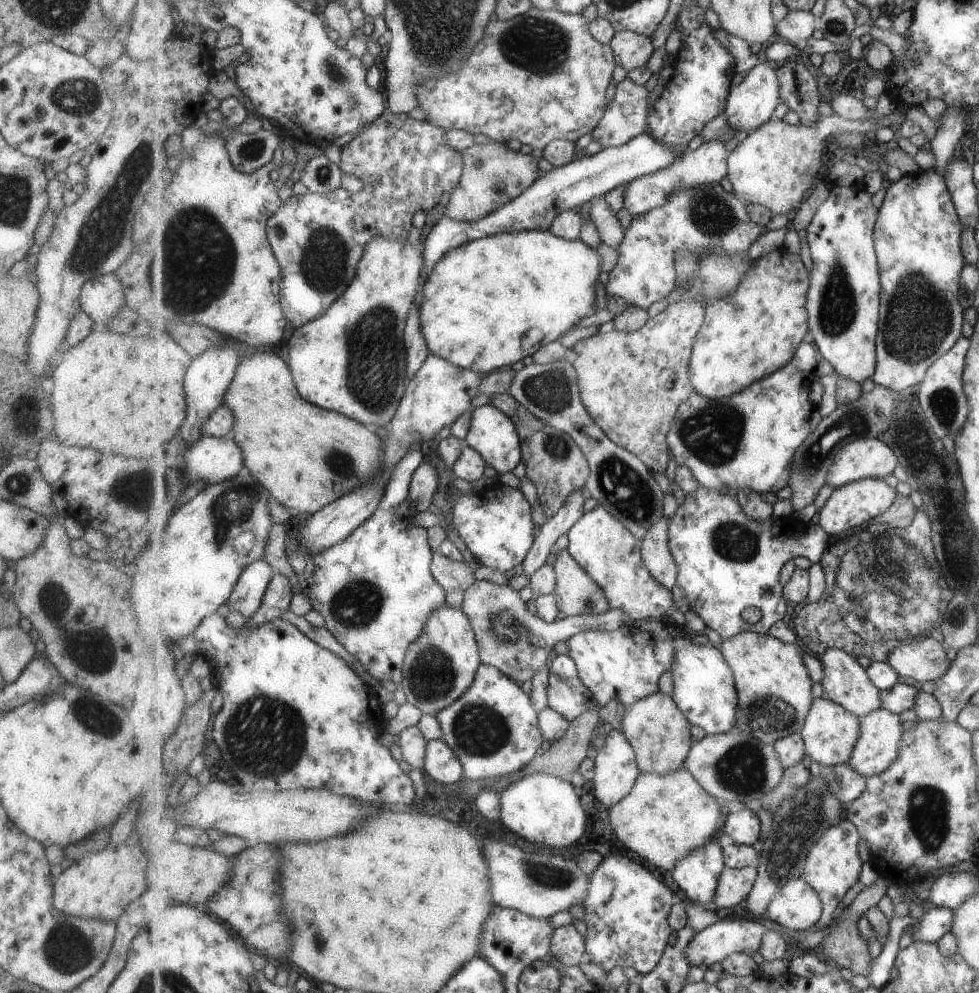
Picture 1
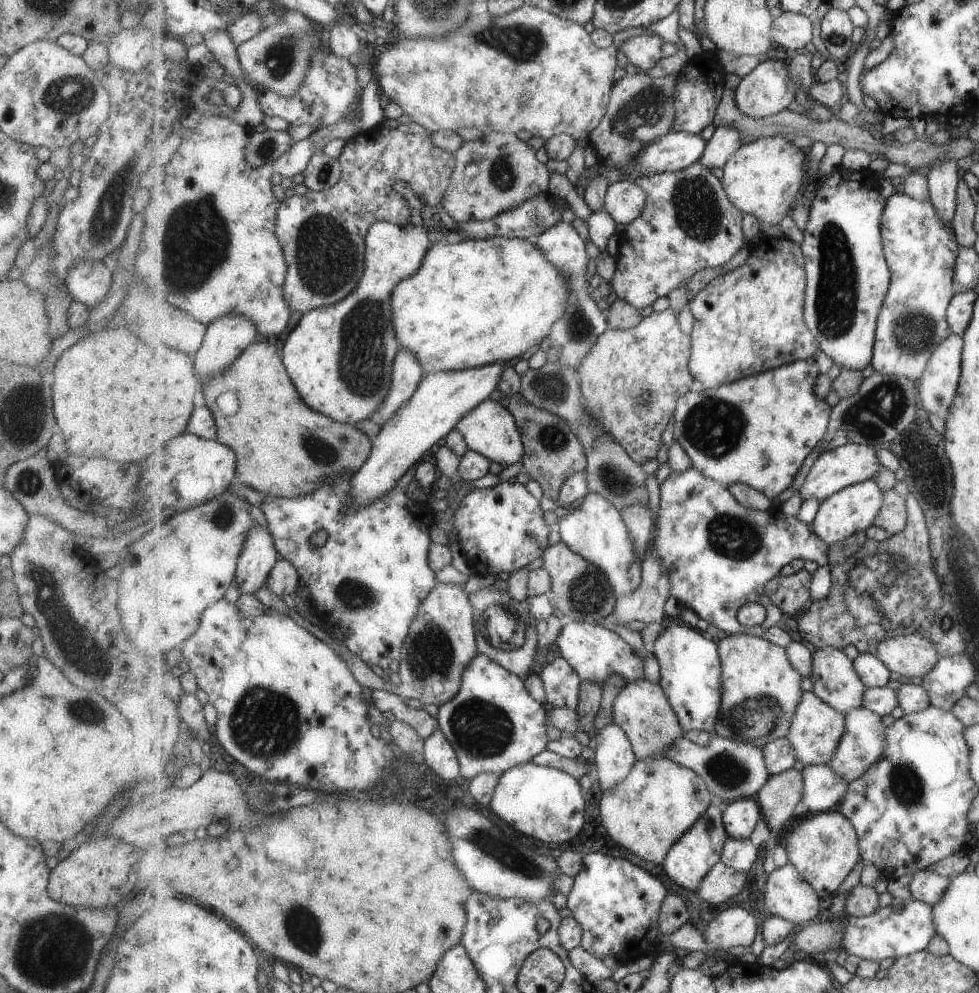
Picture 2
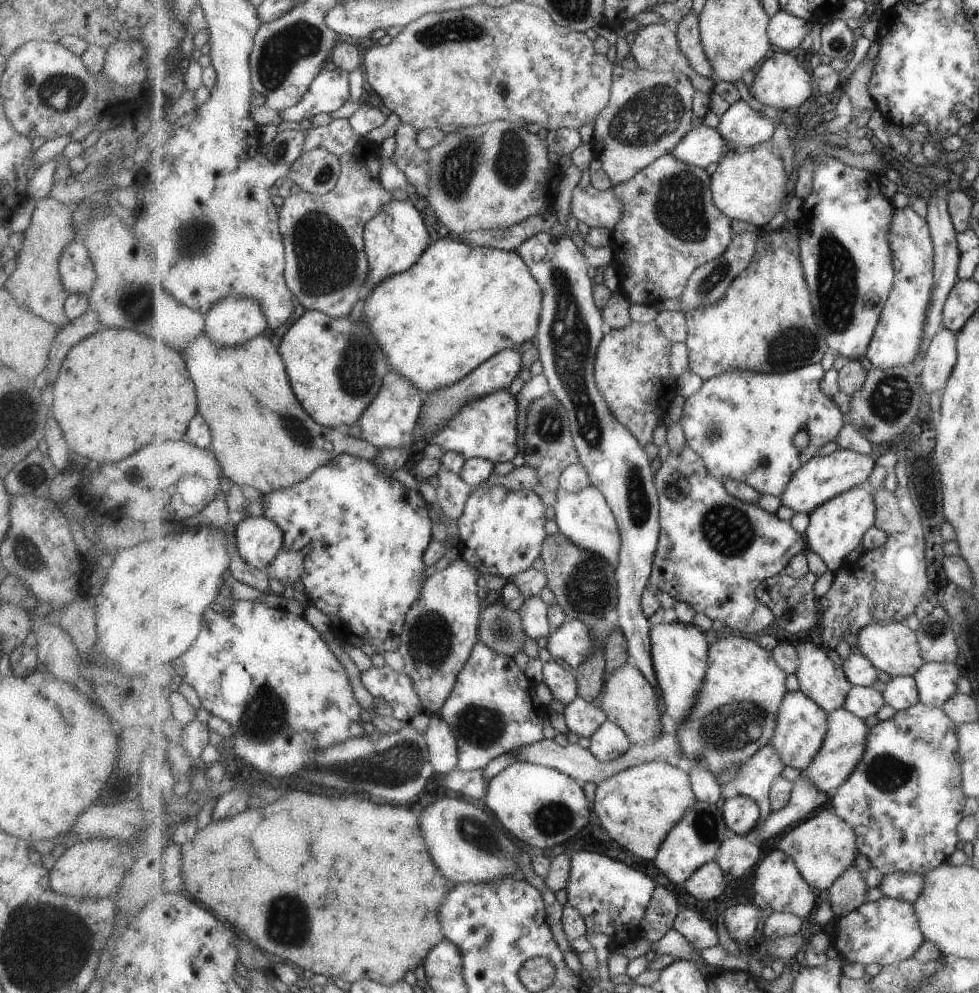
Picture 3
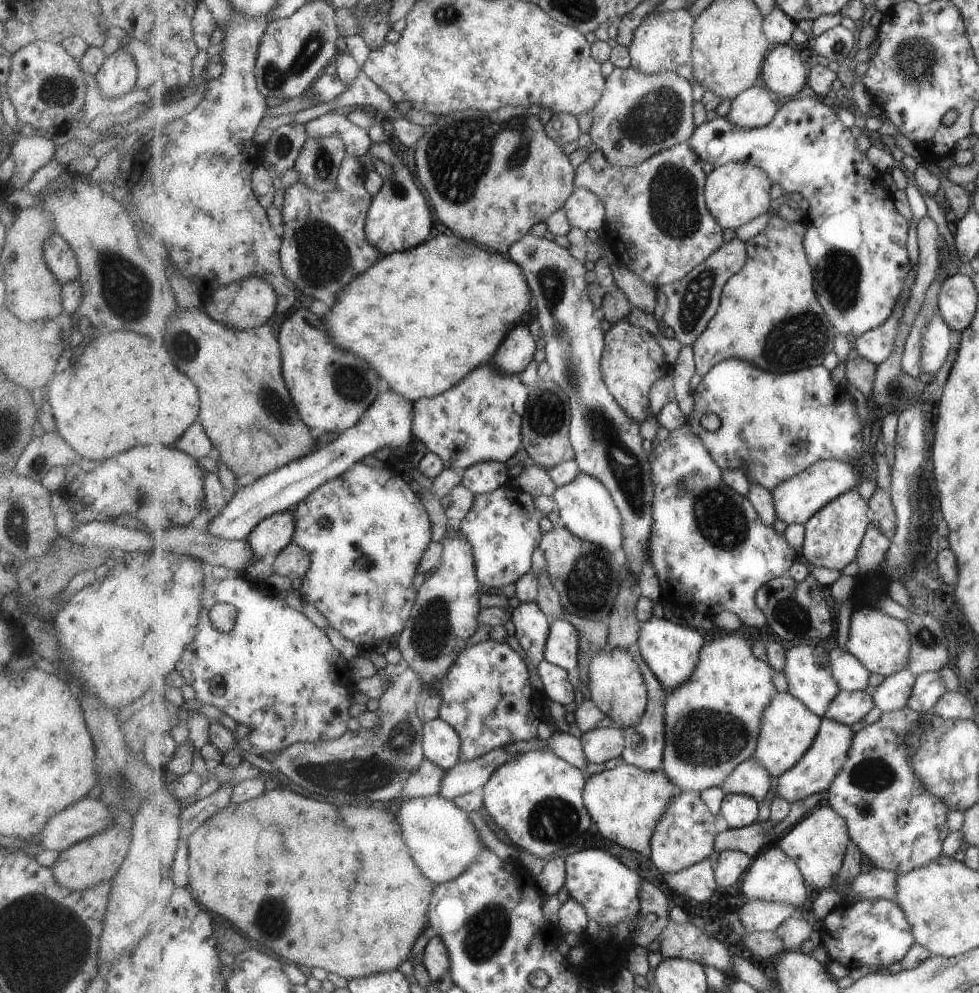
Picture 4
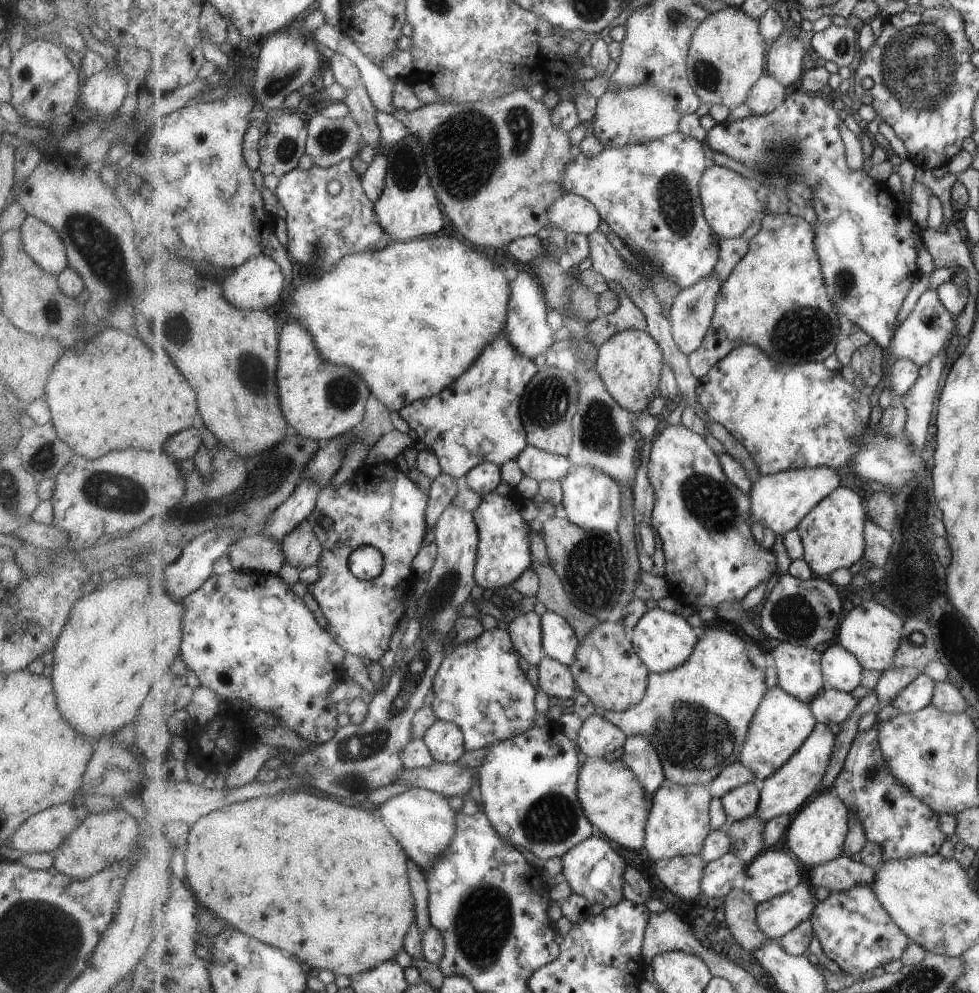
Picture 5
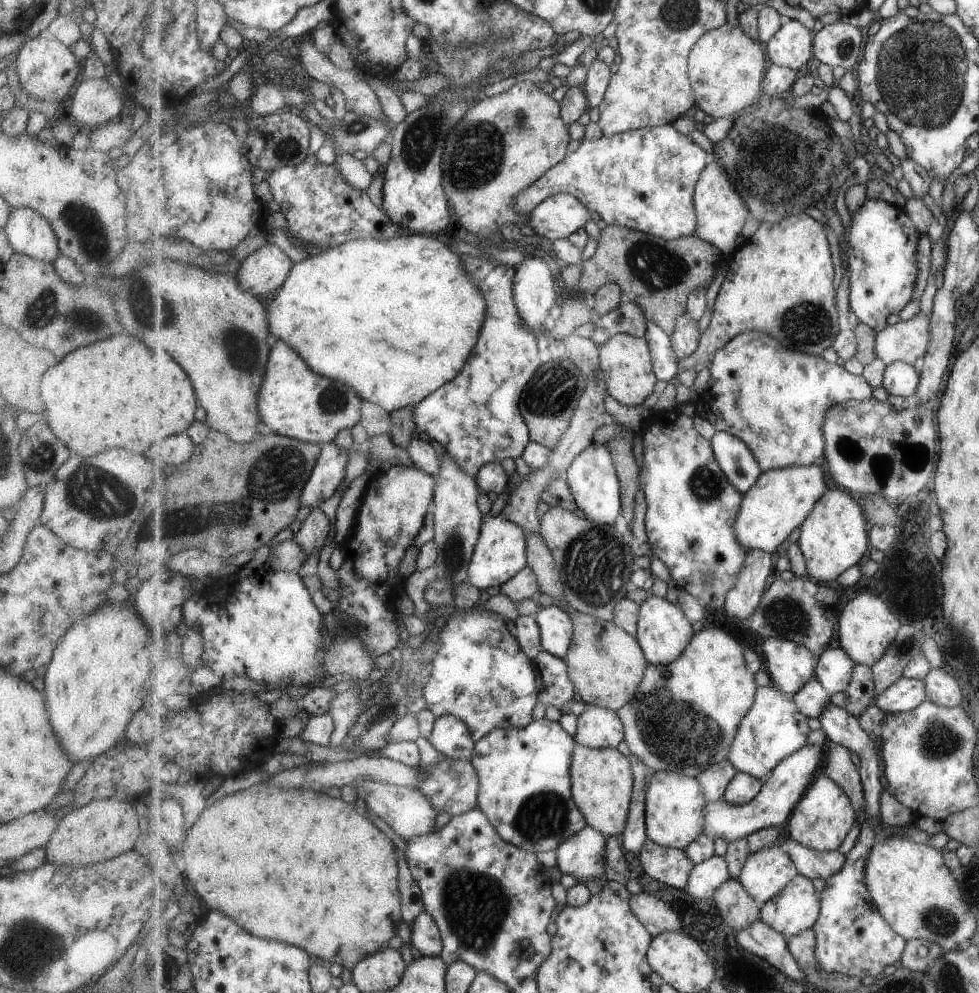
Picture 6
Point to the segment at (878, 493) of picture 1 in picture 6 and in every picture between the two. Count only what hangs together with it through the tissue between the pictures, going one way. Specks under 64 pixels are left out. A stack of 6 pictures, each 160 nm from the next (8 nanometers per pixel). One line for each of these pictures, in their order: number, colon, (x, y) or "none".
2: (854, 508)
3: (836, 528)
4: (834, 535)
5: (833, 533)
6: (835, 536)

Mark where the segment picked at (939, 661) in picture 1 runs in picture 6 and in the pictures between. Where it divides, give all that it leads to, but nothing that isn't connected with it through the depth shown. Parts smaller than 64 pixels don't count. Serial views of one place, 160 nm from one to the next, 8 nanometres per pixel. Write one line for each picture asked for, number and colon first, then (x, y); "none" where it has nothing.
2: (912, 655)
3: (894, 648)
4: (884, 644)
5: (870, 631)
6: (866, 627)

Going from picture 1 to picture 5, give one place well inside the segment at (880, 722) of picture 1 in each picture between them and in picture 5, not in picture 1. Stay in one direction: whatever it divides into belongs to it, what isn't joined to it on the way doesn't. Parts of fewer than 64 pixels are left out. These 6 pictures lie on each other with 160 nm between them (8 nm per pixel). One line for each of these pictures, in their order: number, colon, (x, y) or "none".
2: (864, 744)
3: (847, 742)
4: (815, 772)
5: (797, 781)

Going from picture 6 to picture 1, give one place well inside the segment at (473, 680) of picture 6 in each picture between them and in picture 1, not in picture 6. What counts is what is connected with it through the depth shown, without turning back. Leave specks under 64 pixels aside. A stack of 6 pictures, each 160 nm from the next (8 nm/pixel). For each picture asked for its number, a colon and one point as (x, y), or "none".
1: (494, 729)
2: (494, 724)
3: (493, 710)
4: (488, 698)
5: (481, 687)

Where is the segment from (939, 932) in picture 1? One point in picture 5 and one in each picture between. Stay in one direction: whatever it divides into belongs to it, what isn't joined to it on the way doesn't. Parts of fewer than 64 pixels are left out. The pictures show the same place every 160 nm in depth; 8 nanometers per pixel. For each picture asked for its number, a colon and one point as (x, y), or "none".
2: (888, 933)
3: (887, 931)
4: (872, 932)
5: (855, 929)

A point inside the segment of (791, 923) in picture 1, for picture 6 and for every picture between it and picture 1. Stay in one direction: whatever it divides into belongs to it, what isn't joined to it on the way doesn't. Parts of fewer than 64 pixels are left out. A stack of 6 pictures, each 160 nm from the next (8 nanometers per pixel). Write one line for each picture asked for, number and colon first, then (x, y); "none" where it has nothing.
2: (788, 895)
3: (778, 882)
4: (773, 876)
5: (773, 873)
6: (766, 873)

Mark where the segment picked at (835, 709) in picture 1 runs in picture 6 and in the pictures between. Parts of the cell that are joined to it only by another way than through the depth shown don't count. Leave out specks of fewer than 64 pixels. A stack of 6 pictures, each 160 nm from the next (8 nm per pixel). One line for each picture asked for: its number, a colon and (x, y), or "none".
2: (816, 732)
3: (803, 726)
4: (789, 728)
5: (782, 724)
6: (770, 732)

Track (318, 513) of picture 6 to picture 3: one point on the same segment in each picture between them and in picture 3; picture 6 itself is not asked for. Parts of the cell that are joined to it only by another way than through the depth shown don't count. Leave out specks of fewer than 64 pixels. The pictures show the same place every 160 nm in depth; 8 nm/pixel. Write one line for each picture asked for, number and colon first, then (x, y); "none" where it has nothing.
3: (289, 566)
4: (293, 561)
5: (303, 548)

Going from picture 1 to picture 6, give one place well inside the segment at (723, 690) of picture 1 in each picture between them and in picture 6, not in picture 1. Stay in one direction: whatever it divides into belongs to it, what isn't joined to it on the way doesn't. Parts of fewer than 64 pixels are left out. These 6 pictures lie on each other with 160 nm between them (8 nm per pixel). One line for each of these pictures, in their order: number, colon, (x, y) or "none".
2: (692, 671)
3: (680, 651)
4: (672, 651)
5: (665, 641)
6: (664, 632)

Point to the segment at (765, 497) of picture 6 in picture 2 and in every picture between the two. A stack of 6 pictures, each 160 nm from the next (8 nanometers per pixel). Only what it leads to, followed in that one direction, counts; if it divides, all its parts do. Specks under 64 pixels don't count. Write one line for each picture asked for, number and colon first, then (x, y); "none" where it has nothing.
2: (852, 463)
3: (824, 477)
4: (797, 500)
5: (781, 501)

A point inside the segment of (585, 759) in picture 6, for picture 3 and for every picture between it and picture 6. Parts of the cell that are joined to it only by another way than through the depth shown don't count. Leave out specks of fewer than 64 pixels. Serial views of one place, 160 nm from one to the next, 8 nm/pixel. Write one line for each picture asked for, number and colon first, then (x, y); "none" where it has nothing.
3: (638, 807)
4: (627, 802)
5: (615, 801)

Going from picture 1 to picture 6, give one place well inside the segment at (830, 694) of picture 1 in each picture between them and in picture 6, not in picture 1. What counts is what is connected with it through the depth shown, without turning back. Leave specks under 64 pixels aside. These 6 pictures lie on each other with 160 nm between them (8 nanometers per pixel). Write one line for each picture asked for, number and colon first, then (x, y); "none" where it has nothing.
2: (835, 679)
3: (821, 674)
4: (808, 668)
5: (800, 671)
6: (791, 666)

